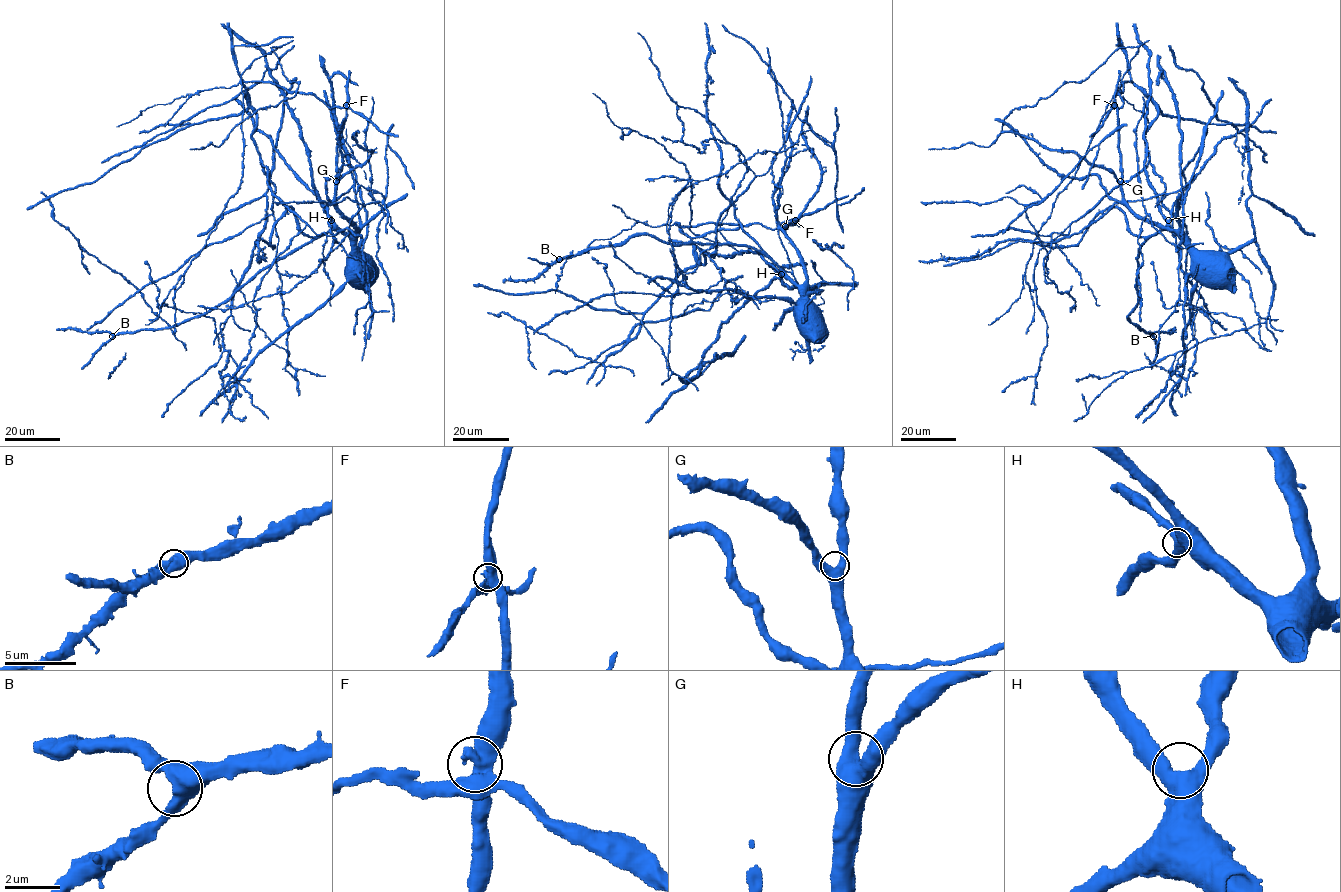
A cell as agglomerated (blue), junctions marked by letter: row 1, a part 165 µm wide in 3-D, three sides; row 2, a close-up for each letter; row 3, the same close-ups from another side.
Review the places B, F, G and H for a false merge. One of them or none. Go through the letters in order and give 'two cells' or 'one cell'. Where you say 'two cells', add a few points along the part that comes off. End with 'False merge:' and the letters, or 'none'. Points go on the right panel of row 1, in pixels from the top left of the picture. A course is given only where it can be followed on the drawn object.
B: one cell
F: one cell
G: one cell
H: one cell
False merge: none

